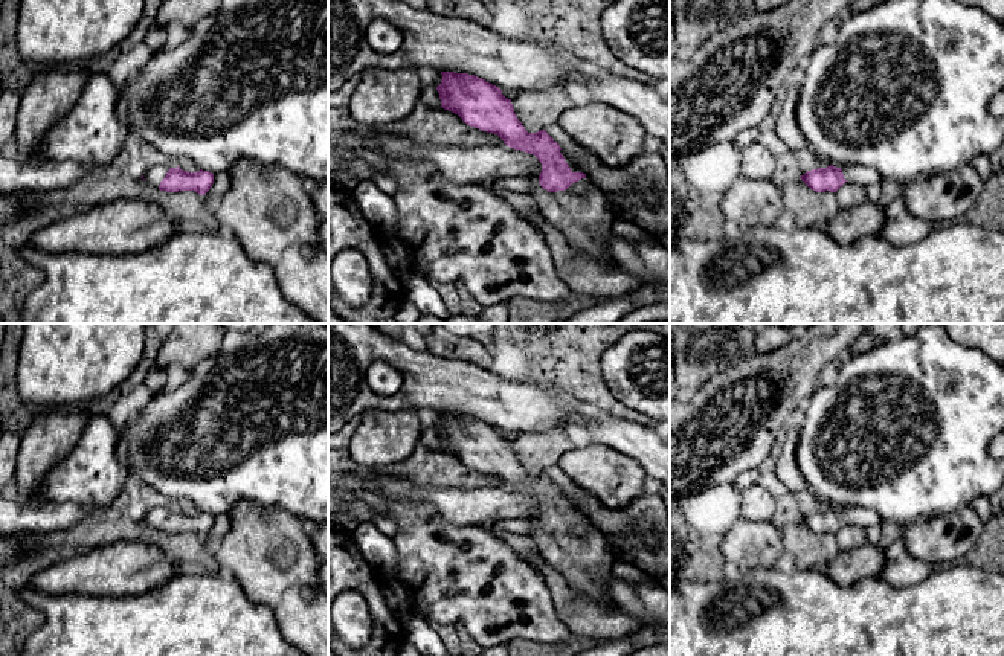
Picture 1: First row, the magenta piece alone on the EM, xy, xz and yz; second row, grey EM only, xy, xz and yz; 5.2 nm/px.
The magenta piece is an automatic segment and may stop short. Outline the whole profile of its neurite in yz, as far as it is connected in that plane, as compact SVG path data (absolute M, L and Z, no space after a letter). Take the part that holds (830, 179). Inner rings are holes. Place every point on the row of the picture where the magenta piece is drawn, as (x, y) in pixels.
M830 165L827 168L807 171L800 178L816 192L836 192L845 182L867 188L874 183L880 185L883 180L876 169L861 165L850 165L844 168Z

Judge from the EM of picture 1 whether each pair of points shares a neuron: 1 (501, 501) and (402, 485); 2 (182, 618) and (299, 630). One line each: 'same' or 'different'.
1: same
2: different

